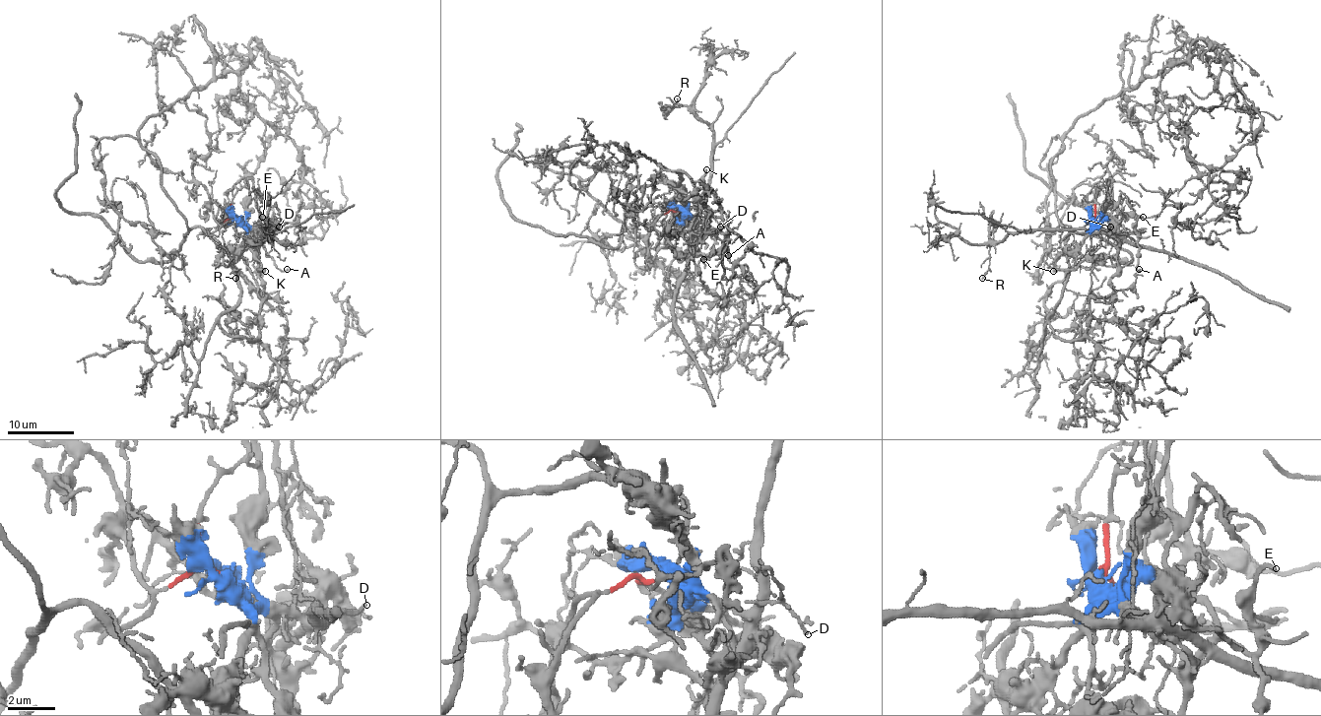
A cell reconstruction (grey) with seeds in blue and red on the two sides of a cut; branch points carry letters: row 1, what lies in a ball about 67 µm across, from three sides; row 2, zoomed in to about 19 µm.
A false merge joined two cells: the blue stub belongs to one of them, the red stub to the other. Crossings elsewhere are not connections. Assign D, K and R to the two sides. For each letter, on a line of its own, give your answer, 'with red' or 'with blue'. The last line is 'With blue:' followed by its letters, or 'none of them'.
D: with blue
K: with blue
R: with blue
With blue: D, K, R

